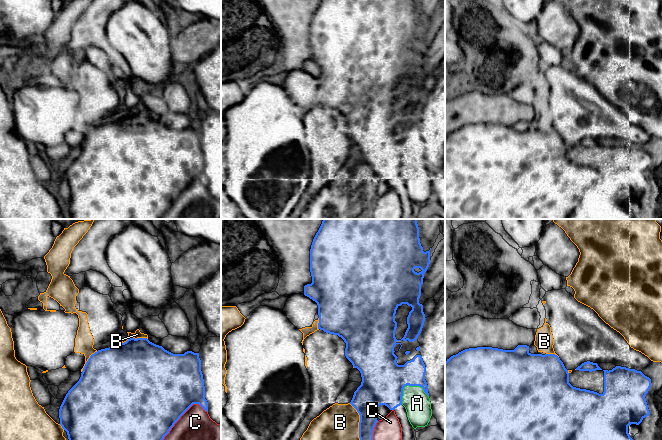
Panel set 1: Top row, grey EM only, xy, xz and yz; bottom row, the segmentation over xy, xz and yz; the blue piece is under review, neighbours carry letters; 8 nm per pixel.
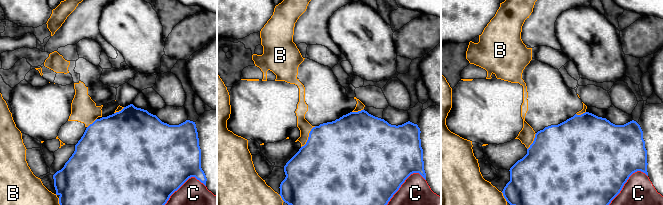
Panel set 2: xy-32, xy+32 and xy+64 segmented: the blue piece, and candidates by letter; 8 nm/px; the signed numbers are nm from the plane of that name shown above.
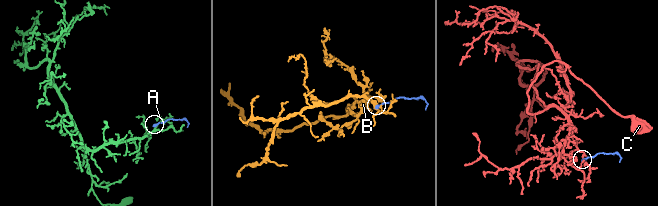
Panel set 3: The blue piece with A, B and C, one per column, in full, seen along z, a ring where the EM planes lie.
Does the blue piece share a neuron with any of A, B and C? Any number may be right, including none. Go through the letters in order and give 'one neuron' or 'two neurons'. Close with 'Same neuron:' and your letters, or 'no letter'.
A: two neurons
B: two neurons
C: two neurons
Same neuron: no letter

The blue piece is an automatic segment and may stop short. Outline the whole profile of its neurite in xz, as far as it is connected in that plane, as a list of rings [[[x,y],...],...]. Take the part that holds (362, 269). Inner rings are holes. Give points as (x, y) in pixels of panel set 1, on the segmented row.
[[[323,219],[322,224],[321,224],[318,232],[316,233],[316,235],[313,239],[311,249],[310,249],[310,272],[311,272],[311,276],[312,276],[312,283],[304,286],[304,295],[309,297],[313,301],[315,301],[318,305],[318,315],[319,315],[318,329],[323,330],[324,332],[329,333],[329,334],[338,335],[339,337],[341,337],[344,340],[344,342],[346,343],[346,348],[345,348],[346,358],[352,363],[353,367],[357,368],[361,373],[361,377],[362,377],[361,385],[354,392],[353,398],[350,402],[350,404],[357,410],[357,412],[360,415],[360,422],[359,422],[359,438],[360,438],[360,440],[373,440],[373,430],[374,430],[376,423],[378,422],[378,420],[377,420],[378,407],[380,405],[385,405],[390,410],[395,410],[398,406],[402,405],[403,389],[405,386],[407,386],[407,385],[409,385],[409,386],[420,386],[423,388],[424,392],[429,396],[428,385],[427,385],[427,382],[425,380],[426,367],[425,367],[425,364],[423,362],[422,356],[416,355],[412,360],[407,361],[404,365],[398,365],[396,362],[398,357],[394,354],[394,352],[395,352],[394,347],[396,344],[401,345],[401,343],[400,343],[401,340],[403,340],[403,341],[408,340],[409,342],[413,342],[413,341],[417,340],[418,336],[420,335],[420,333],[422,331],[424,321],[426,318],[425,318],[425,314],[423,312],[423,305],[419,303],[419,298],[421,296],[421,285],[423,284],[424,274],[427,271],[429,264],[430,264],[430,250],[426,251],[426,252],[423,251],[423,247],[421,246],[420,238],[419,238],[419,227],[417,224],[417,219]],[[402,304],[407,304],[408,306],[411,306],[412,310],[409,312],[409,315],[407,317],[408,328],[405,332],[405,335],[401,340],[397,340],[395,337],[395,331],[397,328],[397,322],[395,321],[395,314],[396,314],[397,308],[399,306],[401,306]]]

